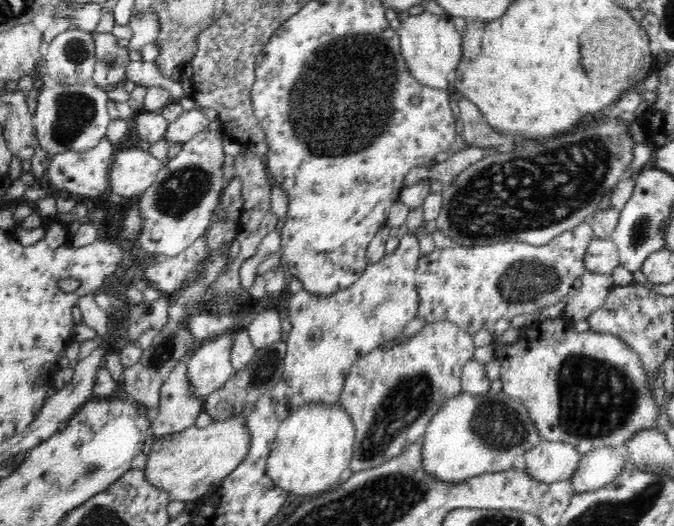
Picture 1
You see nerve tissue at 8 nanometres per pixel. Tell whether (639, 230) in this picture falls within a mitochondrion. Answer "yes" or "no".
yes

